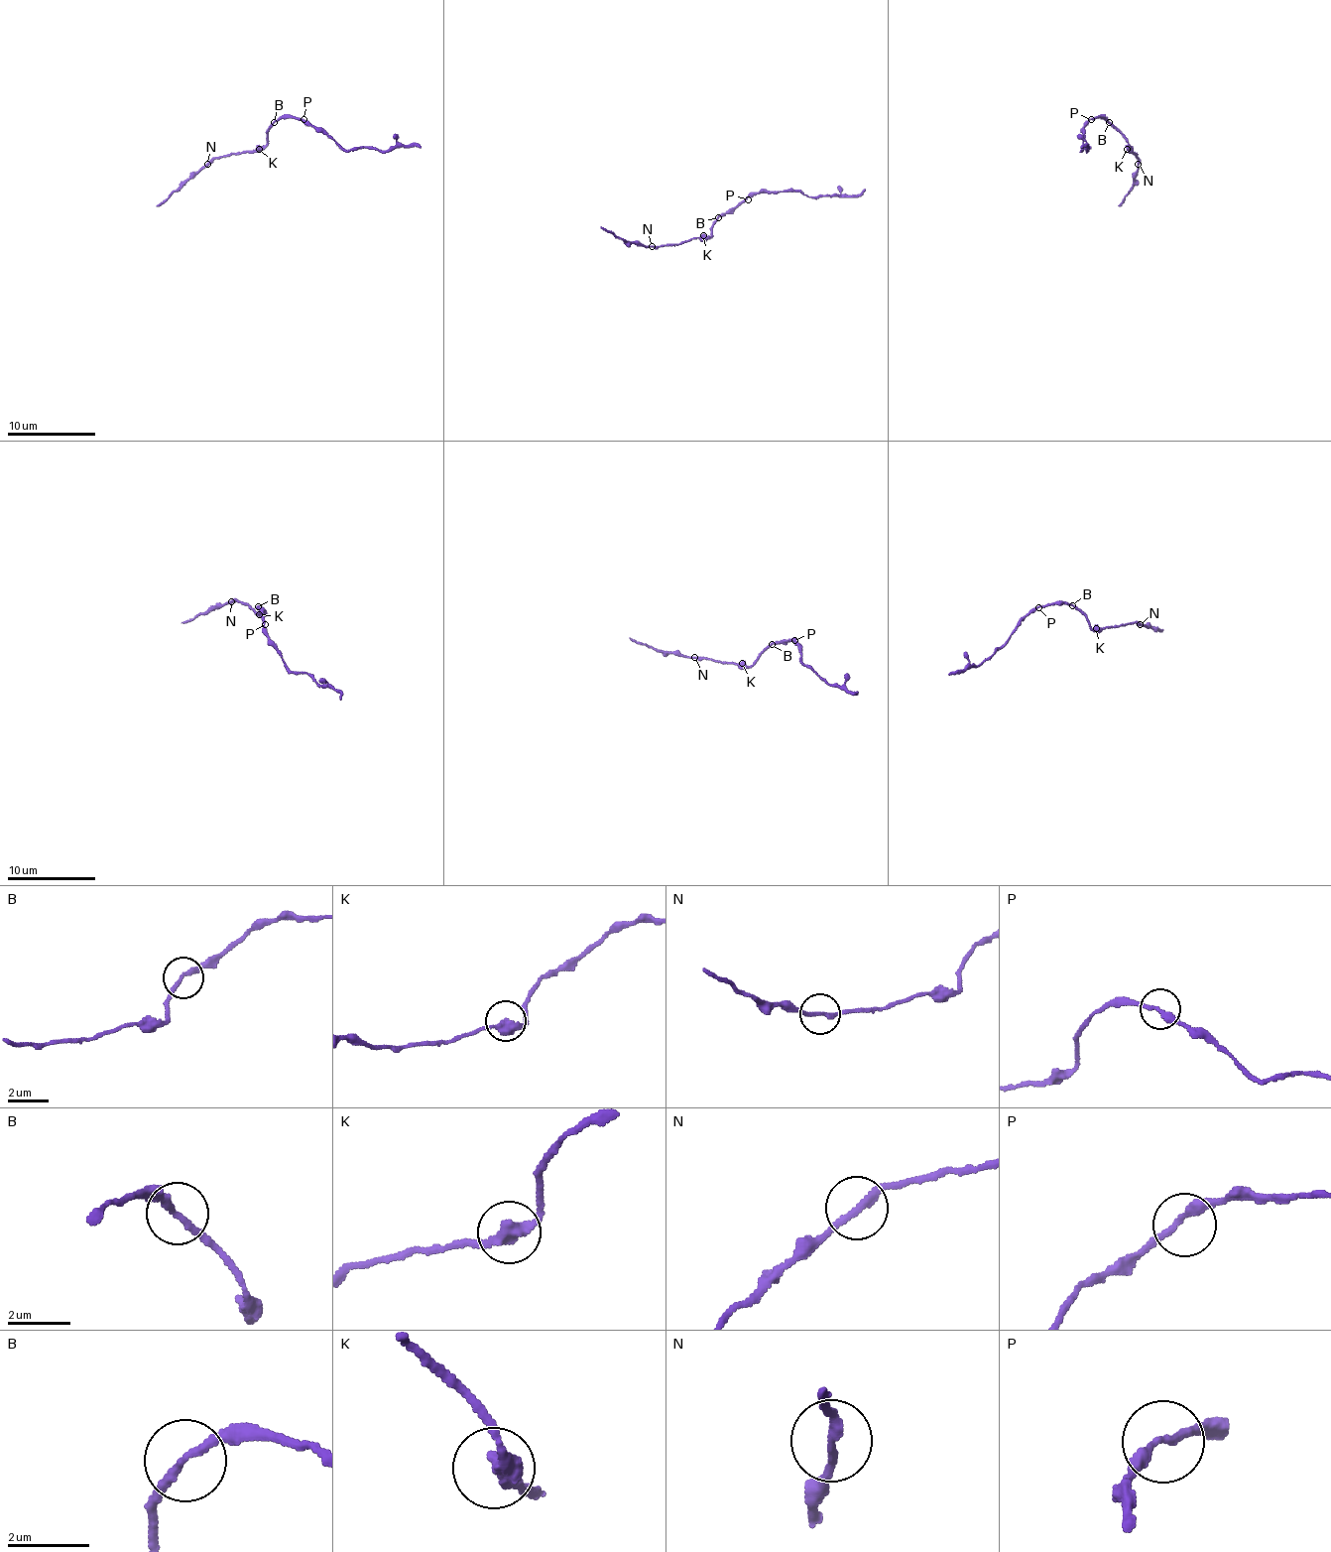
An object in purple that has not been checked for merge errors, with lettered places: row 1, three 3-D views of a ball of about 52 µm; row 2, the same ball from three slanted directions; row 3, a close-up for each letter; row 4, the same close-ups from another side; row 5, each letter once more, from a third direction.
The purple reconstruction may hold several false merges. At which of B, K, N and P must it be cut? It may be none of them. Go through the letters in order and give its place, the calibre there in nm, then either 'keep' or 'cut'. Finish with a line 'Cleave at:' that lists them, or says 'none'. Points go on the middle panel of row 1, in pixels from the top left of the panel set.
B: at (718, 217); 200 nm thick; keep
K: at (703, 235); 400 nm thick; keep
N: at (652, 246); 200 nm thick; cut
P: at (748, 199); 240 nm thick; keep
Cleave at: N

